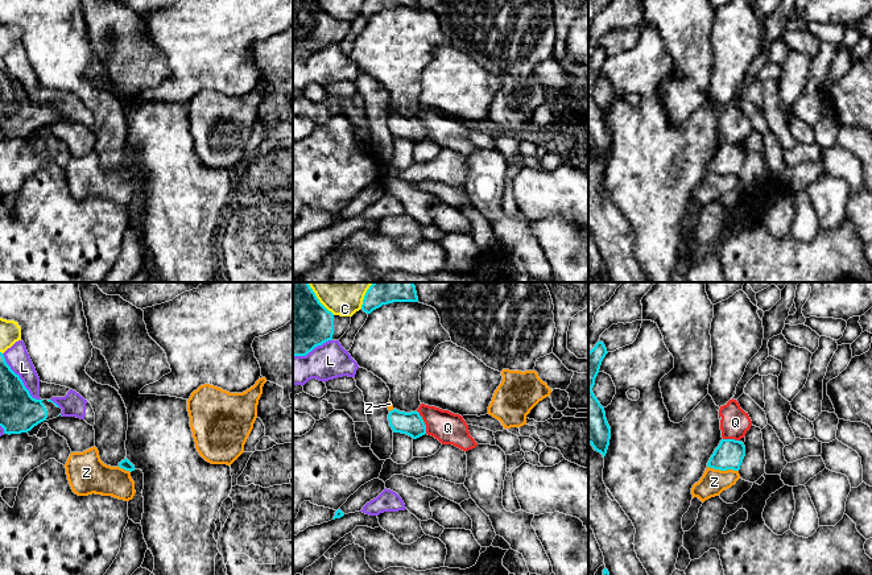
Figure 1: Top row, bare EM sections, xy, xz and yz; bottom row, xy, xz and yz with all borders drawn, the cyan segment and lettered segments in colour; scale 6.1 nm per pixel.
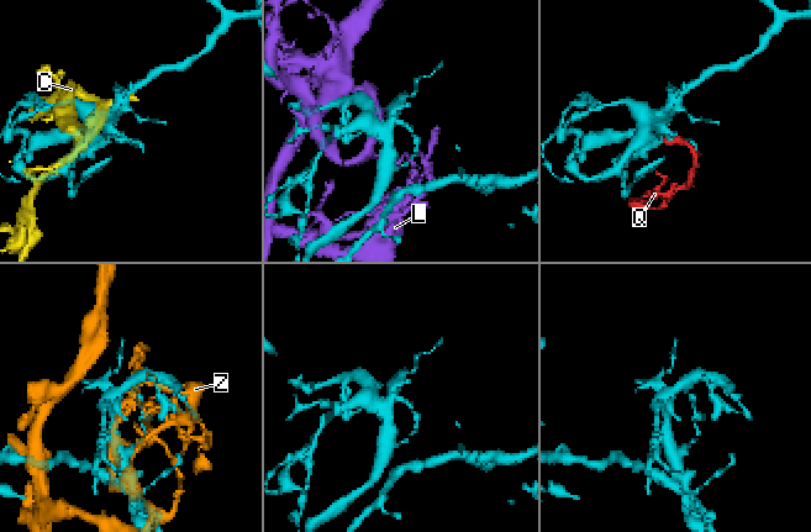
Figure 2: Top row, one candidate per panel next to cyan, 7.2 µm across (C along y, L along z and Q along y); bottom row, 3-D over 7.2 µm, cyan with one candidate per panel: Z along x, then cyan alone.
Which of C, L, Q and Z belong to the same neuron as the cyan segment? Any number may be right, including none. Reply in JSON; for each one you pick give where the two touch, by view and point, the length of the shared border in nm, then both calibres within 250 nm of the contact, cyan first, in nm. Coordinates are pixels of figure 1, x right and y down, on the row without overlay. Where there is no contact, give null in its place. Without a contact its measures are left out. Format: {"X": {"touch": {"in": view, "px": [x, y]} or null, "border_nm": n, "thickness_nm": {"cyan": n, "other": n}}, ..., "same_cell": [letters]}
{"Q": {"touch": {"in": "xz", "px": [424, 127]}, "border_nm": 160, "thickness_nm": {"cyan": 140, "other": 190}}, "same_cell": ["Q"]}

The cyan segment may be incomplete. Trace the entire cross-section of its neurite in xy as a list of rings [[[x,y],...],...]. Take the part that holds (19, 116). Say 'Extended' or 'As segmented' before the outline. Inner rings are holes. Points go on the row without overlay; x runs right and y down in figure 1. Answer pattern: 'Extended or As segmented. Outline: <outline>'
As segmented. Outline: [[[0,57],[0,131],[4,138],[28,137],[46,125],[47,115],[42,106],[30,100]]]

